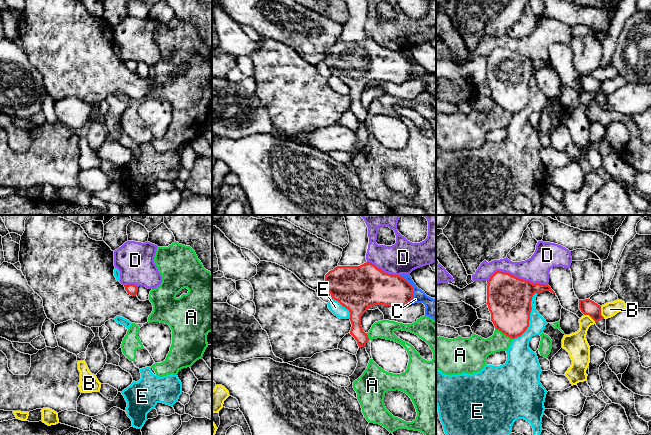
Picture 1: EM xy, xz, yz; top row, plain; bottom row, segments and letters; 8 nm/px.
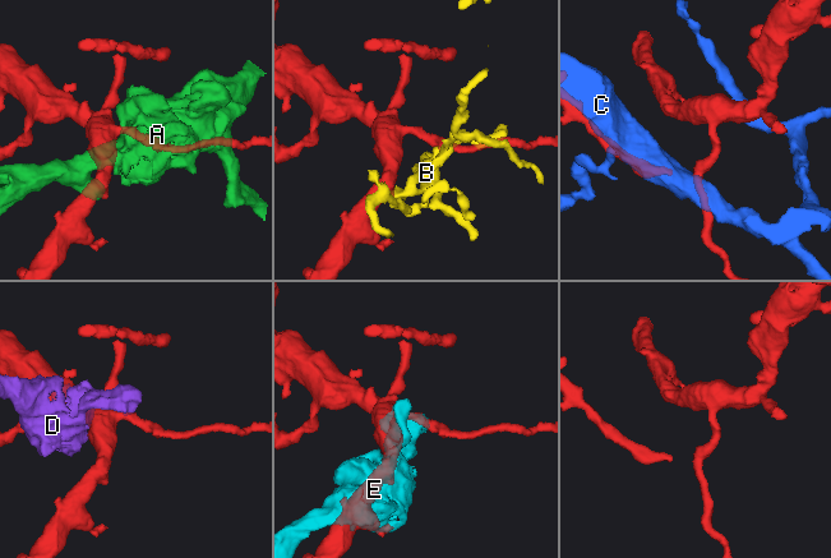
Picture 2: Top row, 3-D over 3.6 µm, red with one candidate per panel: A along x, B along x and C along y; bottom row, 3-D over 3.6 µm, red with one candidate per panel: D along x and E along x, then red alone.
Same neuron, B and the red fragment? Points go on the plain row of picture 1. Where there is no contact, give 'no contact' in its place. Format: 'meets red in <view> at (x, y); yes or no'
meets red in yz at (600, 88); no

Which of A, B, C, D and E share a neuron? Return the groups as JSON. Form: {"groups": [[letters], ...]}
{"groups": [["A"], ["B"], ["C"], ["D"], ["E"]]}

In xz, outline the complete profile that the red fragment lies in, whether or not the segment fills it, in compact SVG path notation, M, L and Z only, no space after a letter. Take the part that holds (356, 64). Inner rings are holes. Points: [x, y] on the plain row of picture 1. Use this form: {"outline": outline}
{"outline": "M371 38L360 42L337 42L325 51L323 60L331 70L350 88L350 110L359 124L369 117L361 102L361 93L374 81L393 82L399 85L413 75L413 63L403 53L388 50Z"}

